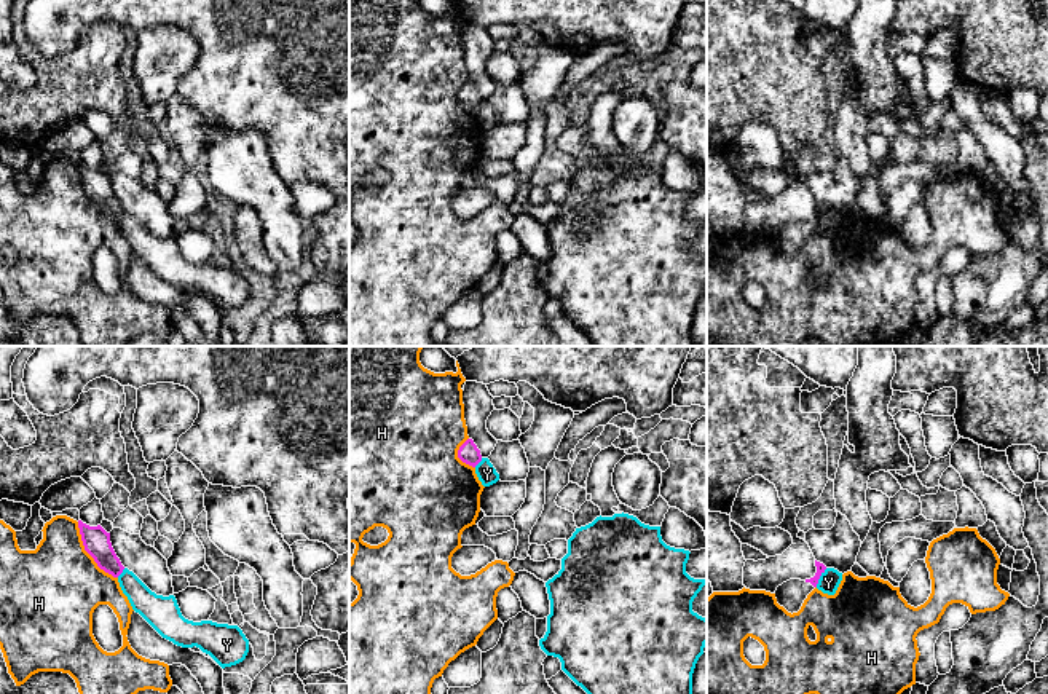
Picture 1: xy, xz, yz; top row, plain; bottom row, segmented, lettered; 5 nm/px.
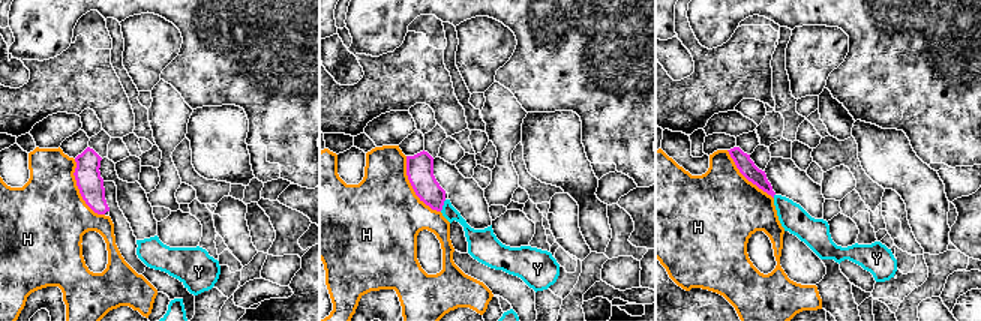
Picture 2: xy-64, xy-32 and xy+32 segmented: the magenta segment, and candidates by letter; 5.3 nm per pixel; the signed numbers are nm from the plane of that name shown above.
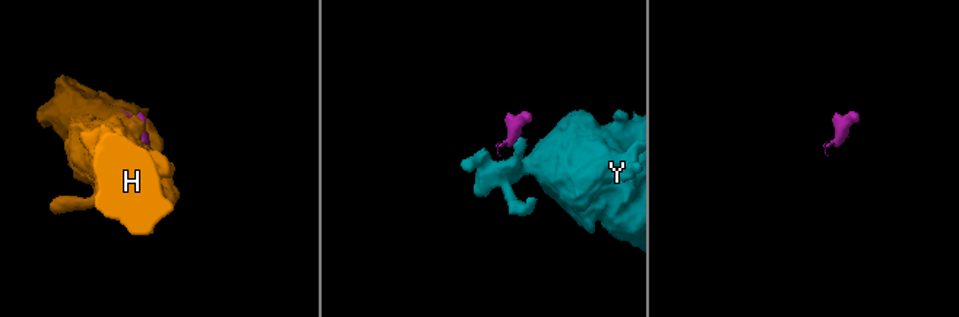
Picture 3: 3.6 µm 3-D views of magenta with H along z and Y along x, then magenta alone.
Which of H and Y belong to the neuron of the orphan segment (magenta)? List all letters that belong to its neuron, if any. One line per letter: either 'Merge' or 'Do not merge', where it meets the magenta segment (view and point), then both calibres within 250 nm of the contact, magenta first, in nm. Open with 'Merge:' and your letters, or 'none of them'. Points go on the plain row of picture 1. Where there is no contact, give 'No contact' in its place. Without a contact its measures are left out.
Merge: none of them
H: Do not merge. Touches magenta at xy (88, 195). Thickness 140 nm (magenta) against 460 nm
Y: Do not merge. Touches magenta at yz (819, 220). Thickness 50 nm (magenta) against 110 nm

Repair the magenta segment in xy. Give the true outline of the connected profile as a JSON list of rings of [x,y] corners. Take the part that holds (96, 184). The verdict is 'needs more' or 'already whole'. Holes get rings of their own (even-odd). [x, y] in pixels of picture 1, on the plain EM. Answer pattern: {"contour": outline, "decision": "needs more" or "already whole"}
{"contour": [[[78,163],[78,171],[85,193],[94,201],[97,209],[113,220],[118,220],[124,209],[112,190],[110,175],[107,175],[100,168],[89,169],[81,163]]], "decision": "already whole"}

